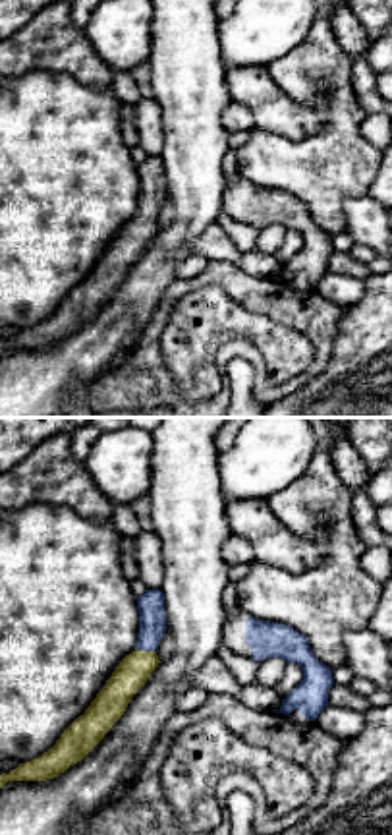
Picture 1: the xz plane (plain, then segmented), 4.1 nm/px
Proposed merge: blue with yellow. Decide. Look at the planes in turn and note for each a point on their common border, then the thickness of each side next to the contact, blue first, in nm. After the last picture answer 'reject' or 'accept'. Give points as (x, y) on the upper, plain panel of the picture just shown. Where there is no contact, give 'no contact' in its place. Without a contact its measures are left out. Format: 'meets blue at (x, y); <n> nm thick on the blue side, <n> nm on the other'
meets blue at (145, 217); 110 nm thick on the blue side, 140 nm on the other

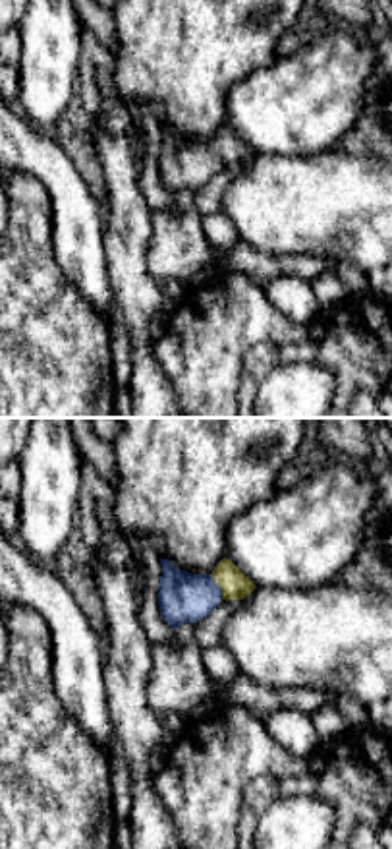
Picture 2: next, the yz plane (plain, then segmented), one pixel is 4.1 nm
meets blue at (219, 153); 200 nm thick on the blue side, 120 nm on the other

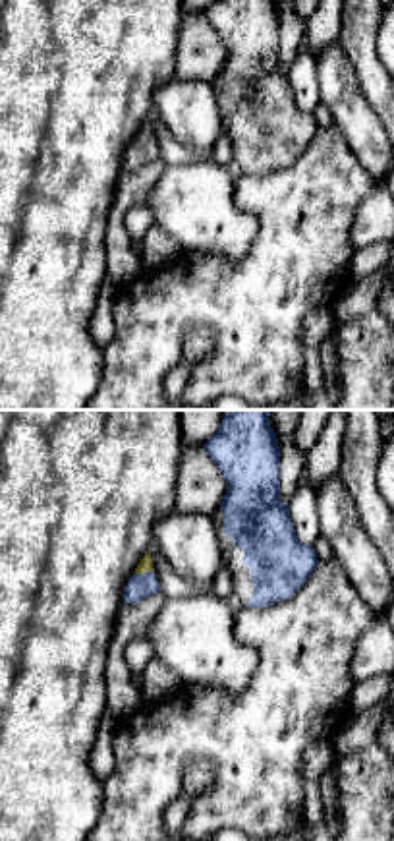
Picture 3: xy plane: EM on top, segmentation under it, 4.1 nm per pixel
meets blue at (143, 140); 110 nm thick on the blue side, 60 nm on the other

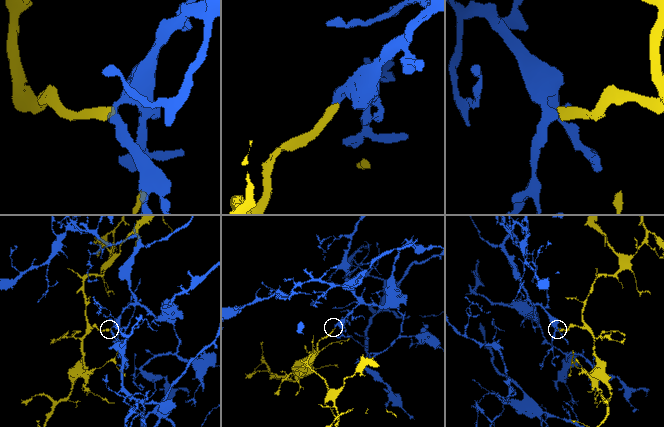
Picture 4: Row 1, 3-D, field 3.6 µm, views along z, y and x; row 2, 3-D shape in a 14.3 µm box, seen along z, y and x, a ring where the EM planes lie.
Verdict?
accept

